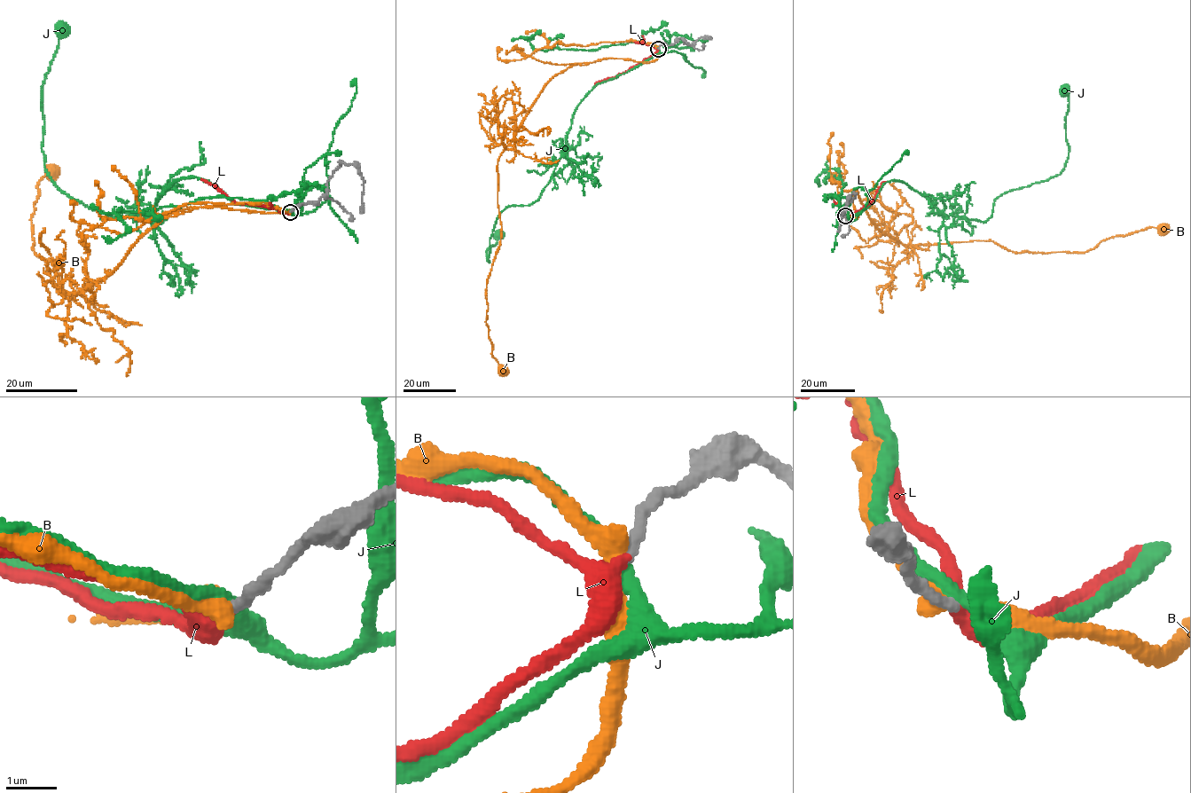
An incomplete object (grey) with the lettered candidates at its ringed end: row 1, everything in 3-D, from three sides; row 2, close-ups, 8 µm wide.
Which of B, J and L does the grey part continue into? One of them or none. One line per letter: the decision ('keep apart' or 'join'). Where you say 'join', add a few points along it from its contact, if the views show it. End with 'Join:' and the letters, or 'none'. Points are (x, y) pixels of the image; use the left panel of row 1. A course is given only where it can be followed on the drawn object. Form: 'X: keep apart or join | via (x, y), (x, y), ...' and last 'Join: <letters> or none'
B: keep apart
J: keep apart
L: join | via (290, 212), (232, 201), (214, 185), (200, 178)
Join: L

